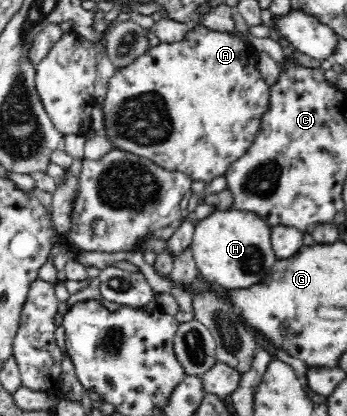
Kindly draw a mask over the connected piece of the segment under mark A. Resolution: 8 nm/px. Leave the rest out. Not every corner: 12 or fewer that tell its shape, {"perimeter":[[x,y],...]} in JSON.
{"perimeter":[[197,24],[115,70],[112,147],[207,183],[271,107],[259,51]]}

